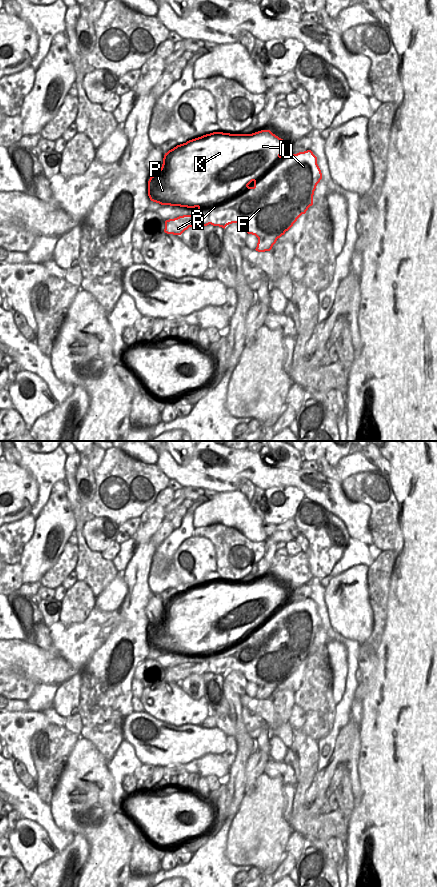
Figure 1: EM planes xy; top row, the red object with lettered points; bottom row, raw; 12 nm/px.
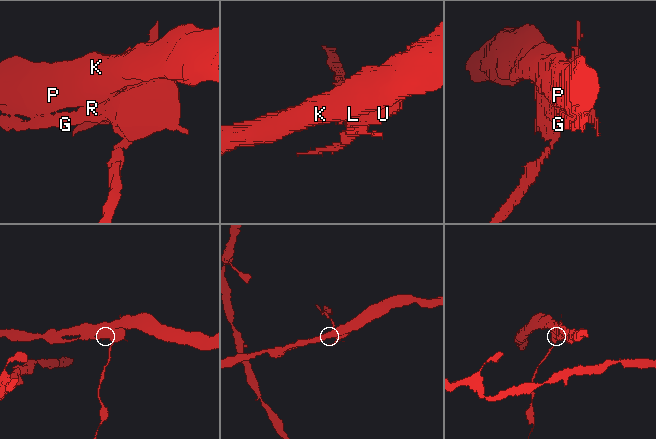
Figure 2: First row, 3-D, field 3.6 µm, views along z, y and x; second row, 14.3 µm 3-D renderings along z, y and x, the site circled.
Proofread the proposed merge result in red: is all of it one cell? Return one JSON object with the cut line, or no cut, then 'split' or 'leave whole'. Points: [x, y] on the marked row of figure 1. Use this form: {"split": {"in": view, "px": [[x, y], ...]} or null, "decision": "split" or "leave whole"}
{"split": null, "decision": "leave whole"}

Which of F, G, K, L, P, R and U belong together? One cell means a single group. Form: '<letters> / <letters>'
F G K L P R U

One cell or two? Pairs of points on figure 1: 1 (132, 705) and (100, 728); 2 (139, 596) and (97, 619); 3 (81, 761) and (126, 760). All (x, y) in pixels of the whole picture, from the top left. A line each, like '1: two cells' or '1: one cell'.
1: two cells
2: two cells
3: two cells

